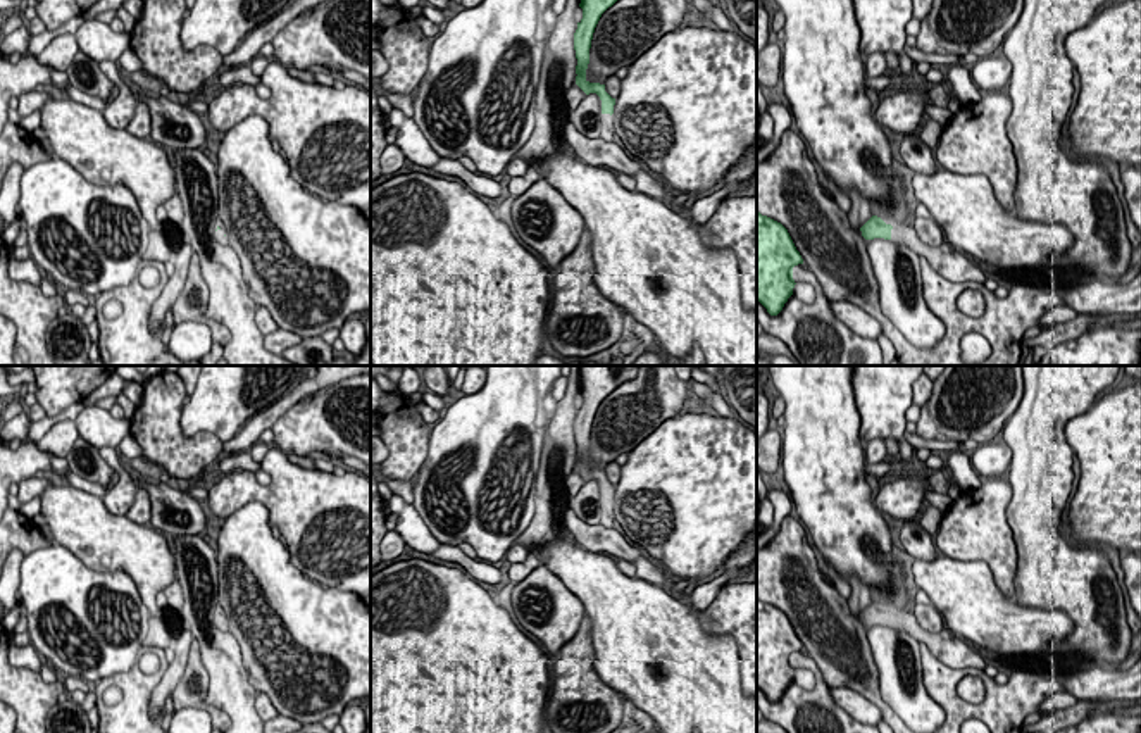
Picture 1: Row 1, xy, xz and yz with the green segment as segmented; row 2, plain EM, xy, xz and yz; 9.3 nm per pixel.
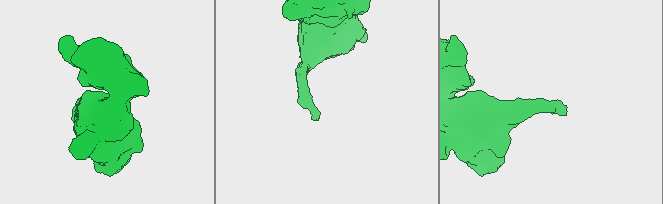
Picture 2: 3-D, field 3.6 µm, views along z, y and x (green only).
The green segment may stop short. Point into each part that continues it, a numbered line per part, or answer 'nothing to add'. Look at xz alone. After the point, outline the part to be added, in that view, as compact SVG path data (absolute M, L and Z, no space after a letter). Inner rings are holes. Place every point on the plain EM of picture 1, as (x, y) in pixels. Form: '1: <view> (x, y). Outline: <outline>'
1: xz (607, 519). Outline: M602 500L602 511L603 511L603 516L600 519L600 524L605 526L605 528L612 528L614 524L614 500Z

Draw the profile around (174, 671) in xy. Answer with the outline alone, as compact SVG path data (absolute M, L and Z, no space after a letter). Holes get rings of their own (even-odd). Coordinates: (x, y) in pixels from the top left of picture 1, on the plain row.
M188 630L174 636L174 661L167 666L160 683L152 692L148 707L150 716L159 716L165 709L167 699L181 681L188 664L191 640L193 636Z

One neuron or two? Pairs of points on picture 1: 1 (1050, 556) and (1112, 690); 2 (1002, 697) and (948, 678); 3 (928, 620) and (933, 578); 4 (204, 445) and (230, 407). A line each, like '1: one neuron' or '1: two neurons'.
1: two neurons
2: one neuron
3: two neurons
4: two neurons

